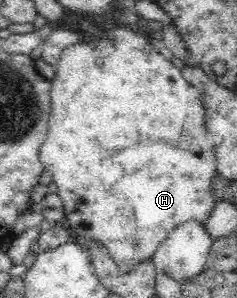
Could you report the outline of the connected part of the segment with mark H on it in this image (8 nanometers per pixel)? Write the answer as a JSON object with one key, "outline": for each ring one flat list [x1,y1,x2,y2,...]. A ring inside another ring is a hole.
{"outline":[[116,28,110,31,110,37,94,40,92,45,68,46,61,53,60,61,55,68,55,79,51,83,52,119,48,137,45,137,39,151,39,158,45,169,52,173,52,181,58,188,63,207,63,223,72,232,74,240,84,242,91,238,104,246,111,258,117,264,120,274,130,274,142,261,152,259,153,253,160,247,161,242,168,237,170,231,180,227,184,222,194,219,204,222,210,217,216,197,212,189,212,179,217,175,216,154,211,142,208,141,208,132,204,123,203,102,199,98,199,91,186,82,181,69,174,66,170,60,166,60,159,52,150,47,142,36,134,35,126,28]]}

